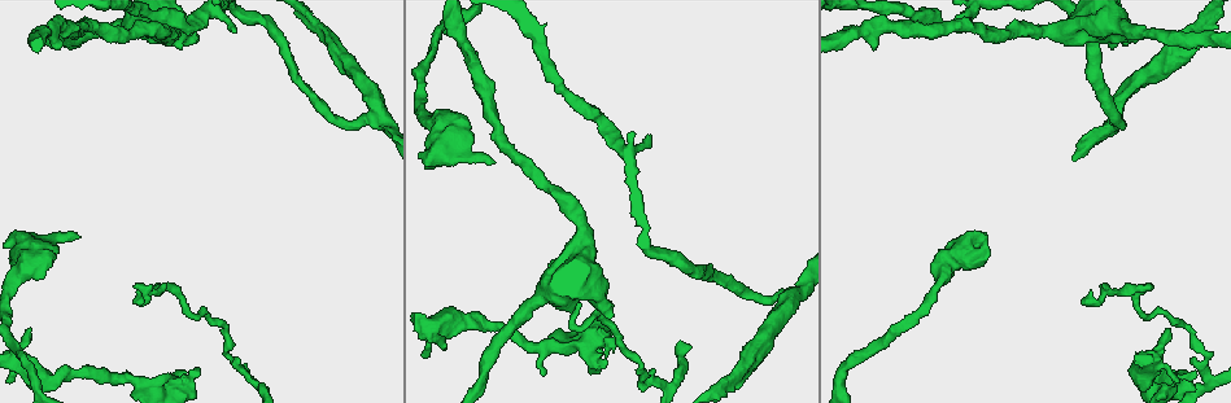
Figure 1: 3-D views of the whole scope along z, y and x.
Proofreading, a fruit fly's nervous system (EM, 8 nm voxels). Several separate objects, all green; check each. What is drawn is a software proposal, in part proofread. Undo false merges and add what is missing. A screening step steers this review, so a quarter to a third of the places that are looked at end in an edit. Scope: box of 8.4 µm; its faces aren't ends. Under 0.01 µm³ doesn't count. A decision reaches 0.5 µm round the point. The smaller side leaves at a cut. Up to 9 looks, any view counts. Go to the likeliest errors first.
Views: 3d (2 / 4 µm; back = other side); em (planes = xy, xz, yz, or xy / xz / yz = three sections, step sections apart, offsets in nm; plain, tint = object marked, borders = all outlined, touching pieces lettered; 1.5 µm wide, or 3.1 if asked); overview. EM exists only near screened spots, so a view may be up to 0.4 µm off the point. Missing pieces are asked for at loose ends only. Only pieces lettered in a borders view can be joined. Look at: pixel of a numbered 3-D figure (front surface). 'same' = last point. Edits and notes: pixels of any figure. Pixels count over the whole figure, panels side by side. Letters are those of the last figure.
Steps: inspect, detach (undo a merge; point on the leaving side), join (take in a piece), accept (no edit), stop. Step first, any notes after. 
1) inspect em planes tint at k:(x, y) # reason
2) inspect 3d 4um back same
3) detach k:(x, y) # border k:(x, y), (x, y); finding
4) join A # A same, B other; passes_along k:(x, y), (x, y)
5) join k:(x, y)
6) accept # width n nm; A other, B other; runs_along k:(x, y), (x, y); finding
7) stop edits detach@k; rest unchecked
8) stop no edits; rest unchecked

inspect em yz step 8 borders at 1:(605, 355)

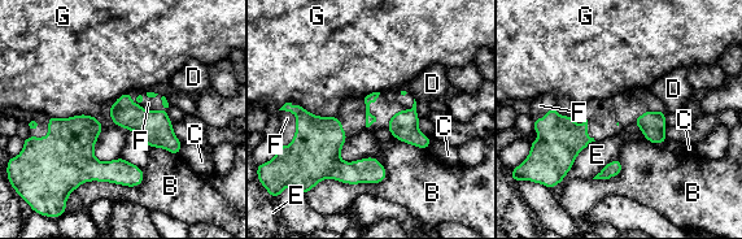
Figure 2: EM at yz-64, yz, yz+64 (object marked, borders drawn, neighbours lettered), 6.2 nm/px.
join F # longest_contact B 440 nm; B other, C other, D other, E other, F same, G other; it goes on there

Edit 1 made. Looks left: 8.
inspect overview

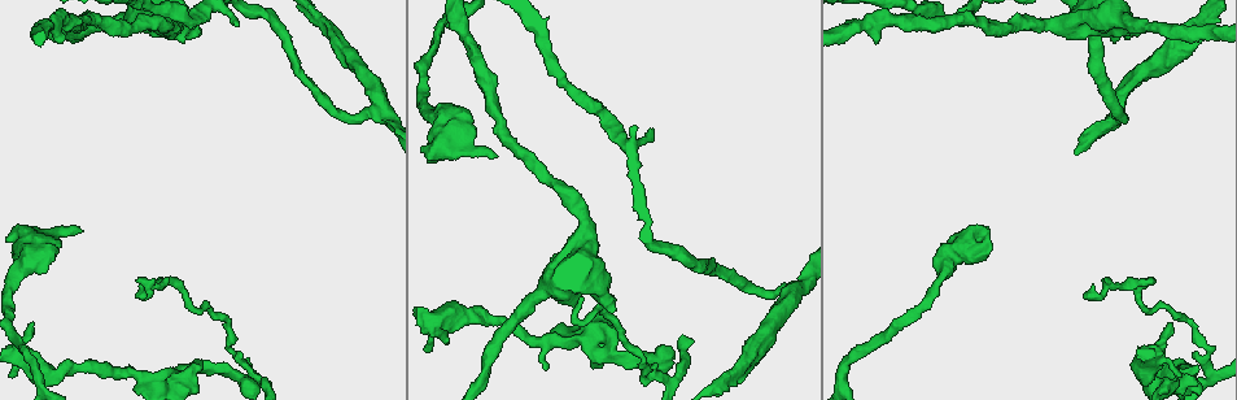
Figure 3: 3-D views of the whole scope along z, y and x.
inspect em planes tint at 3:(198, 29) # branch stops here

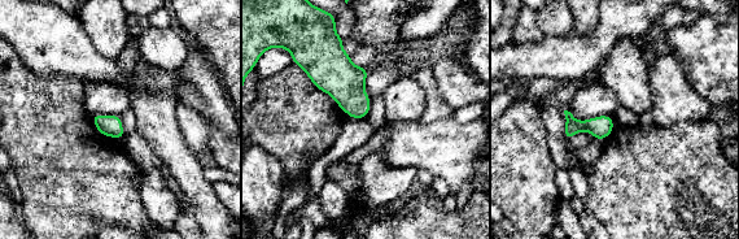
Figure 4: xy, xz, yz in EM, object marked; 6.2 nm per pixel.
inspect em planes borders same

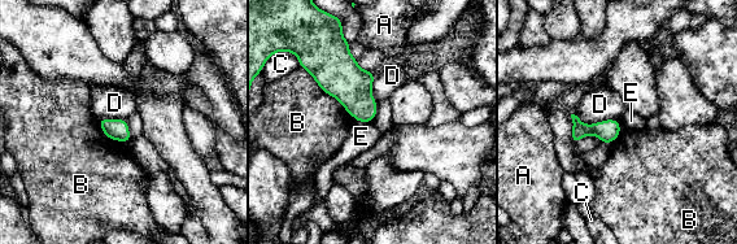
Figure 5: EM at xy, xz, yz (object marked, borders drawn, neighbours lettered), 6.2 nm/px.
accept # A other, B other, C other, D other, E other; no lettered piece goes on from it

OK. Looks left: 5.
inspect 3d 2um at 3:(83, 231) # free end

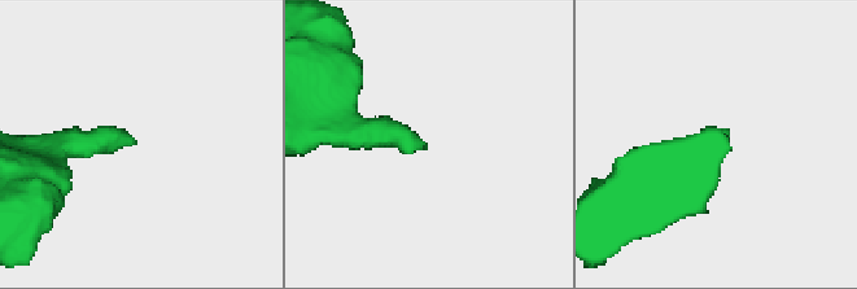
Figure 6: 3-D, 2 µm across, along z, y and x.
inspect em planes plain at 6:(135, 141) # need the tissue

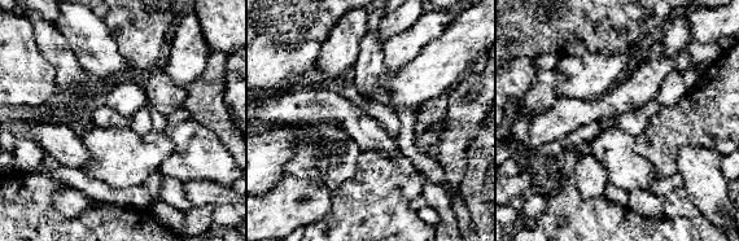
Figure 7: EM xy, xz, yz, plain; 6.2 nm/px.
inspect em planes borders same # see the neighbours

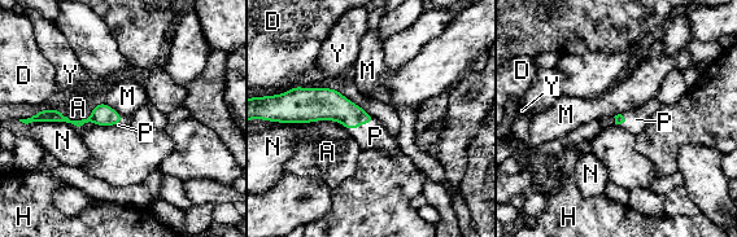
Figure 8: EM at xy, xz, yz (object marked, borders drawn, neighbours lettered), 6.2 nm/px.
join P # longest_contact N 300 nm; A other, D other, H other, M other, N other, P same, Y other; the neuron continues

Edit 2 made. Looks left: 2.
stop edits join@2, join@8; rest unchecked

